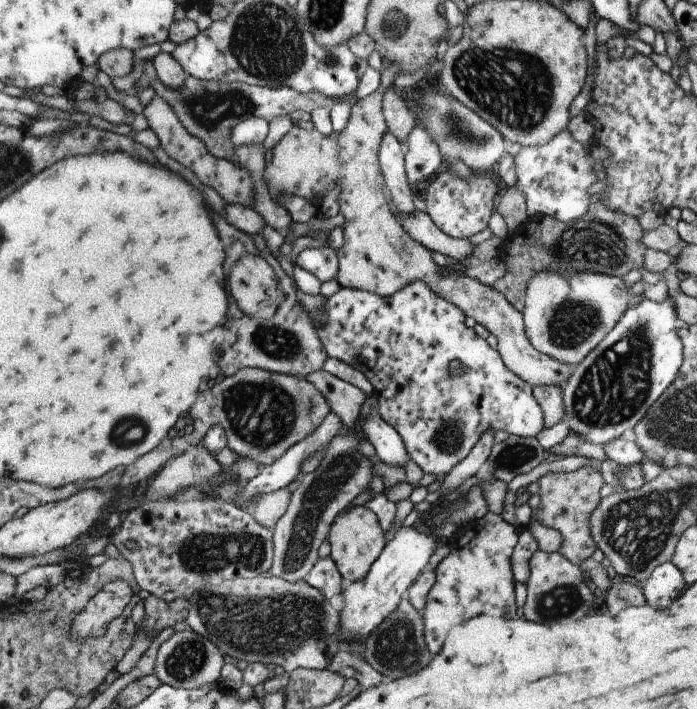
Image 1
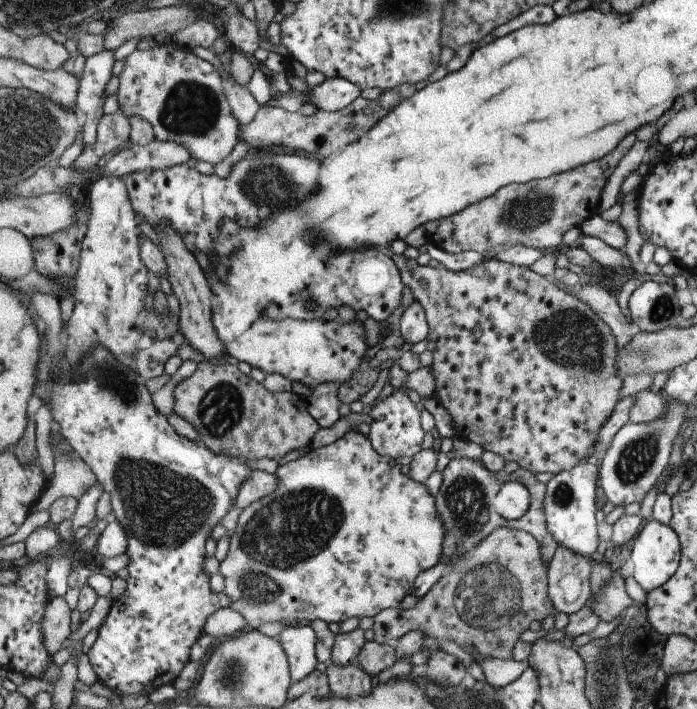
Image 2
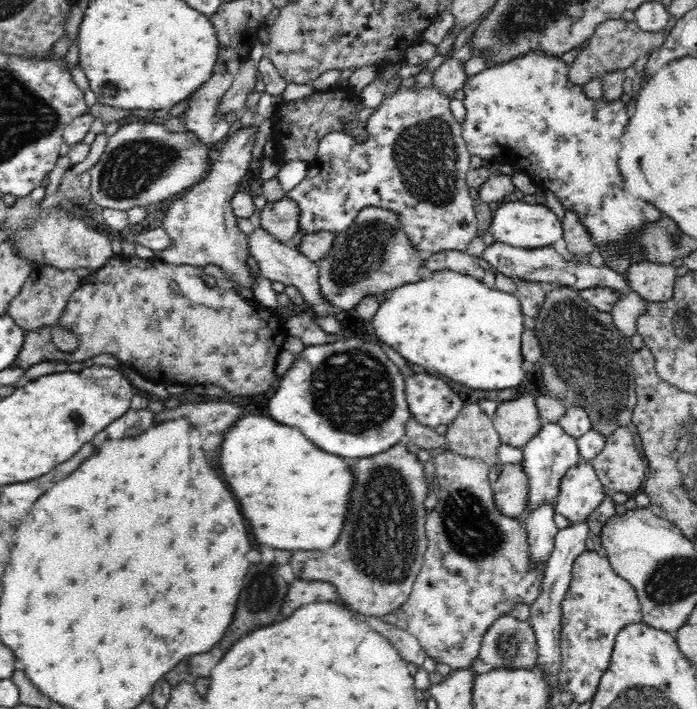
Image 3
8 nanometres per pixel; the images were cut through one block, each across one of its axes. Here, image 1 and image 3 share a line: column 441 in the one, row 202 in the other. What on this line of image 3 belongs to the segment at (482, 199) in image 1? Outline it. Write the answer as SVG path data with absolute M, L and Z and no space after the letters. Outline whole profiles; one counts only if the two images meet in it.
M256 118L256 126L252 126L252 128L242 128L240 124L236 124L236 130L224 142L220 160L214 164L208 178L202 184L192 186L192 190L188 194L176 196L170 202L160 226L166 228L166 232L172 236L172 248L168 248L164 252L156 252L162 260L166 260L170 264L218 266L240 288L254 290L258 276L254 276L250 262L246 262L248 236L238 228L238 216L230 208L230 200L250 170L250 162L252 162L250 150L256 142L260 122L262 122L262 118Z

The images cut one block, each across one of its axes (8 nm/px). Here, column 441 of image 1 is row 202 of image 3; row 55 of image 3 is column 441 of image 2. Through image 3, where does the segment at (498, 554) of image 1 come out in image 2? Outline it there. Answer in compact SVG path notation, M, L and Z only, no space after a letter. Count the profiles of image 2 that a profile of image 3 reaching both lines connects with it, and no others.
M349 432L347 436L339 438L331 446L309 450L303 458L289 462L287 466L279 468L275 474L281 478L279 484L281 488L275 494L251 504L241 512L237 528L231 536L227 560L221 562L221 570L219 570L221 576L225 578L225 594L233 598L233 608L239 610L249 620L251 630L259 630L263 624L281 624L281 622L299 622L301 626L309 626L315 620L345 624L351 618L359 618L359 620L363 616L377 618L381 612L389 608L403 608L403 600L409 594L413 594L417 578L441 562L447 530L443 518L437 512L437 498L429 492L427 484L413 480L409 474L401 474L401 466L397 466L393 458L381 456L381 452L377 452L369 436L363 436L361 432Z

